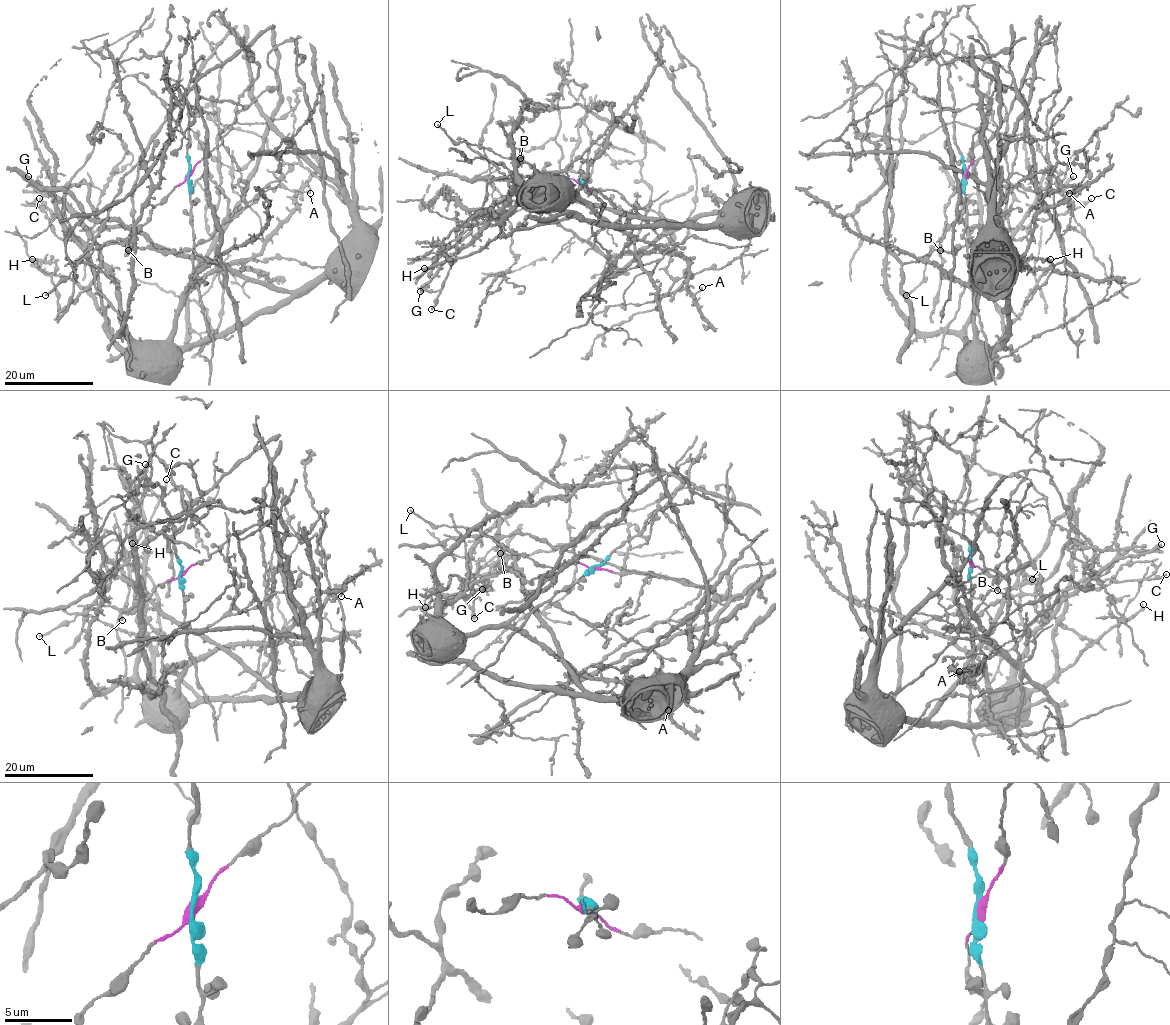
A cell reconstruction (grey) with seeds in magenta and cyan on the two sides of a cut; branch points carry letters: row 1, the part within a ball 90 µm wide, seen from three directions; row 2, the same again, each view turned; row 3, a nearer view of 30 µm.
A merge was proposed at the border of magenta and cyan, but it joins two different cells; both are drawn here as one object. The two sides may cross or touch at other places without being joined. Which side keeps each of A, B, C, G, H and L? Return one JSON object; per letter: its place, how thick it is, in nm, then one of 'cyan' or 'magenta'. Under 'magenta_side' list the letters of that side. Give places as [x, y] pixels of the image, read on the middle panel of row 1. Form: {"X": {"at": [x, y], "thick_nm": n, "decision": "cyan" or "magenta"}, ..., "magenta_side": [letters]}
{"A": {"at": [702, 287], "thick_nm": 340, "decision": "cyan"}, "B": {"at": [520, 158], "thick_nm": 500, "decision": "magenta"}, "C": {"at": [431, 309], "thick_nm": 260, "decision": "cyan"}, "G": {"at": [420, 291], "thick_nm": 420, "decision": "cyan"}, "H": {"at": [424, 268], "thick_nm": 240, "decision": "cyan"}, "L": {"at": [437, 124], "thick_nm": 200, "decision": "magenta"}, "magenta_side": ["B", "L"]}

